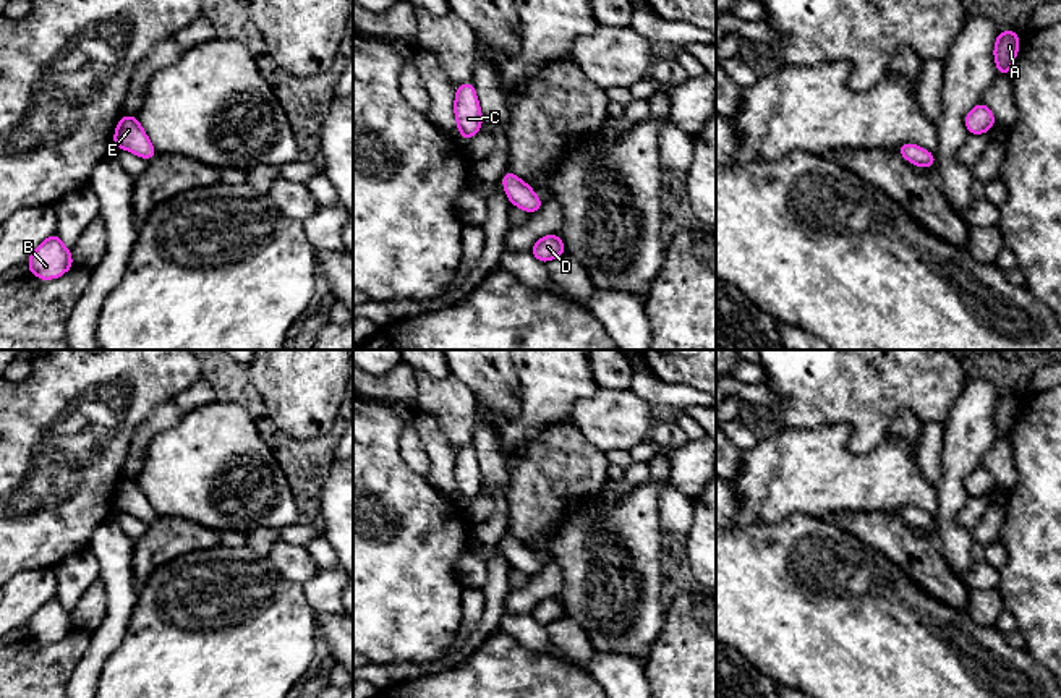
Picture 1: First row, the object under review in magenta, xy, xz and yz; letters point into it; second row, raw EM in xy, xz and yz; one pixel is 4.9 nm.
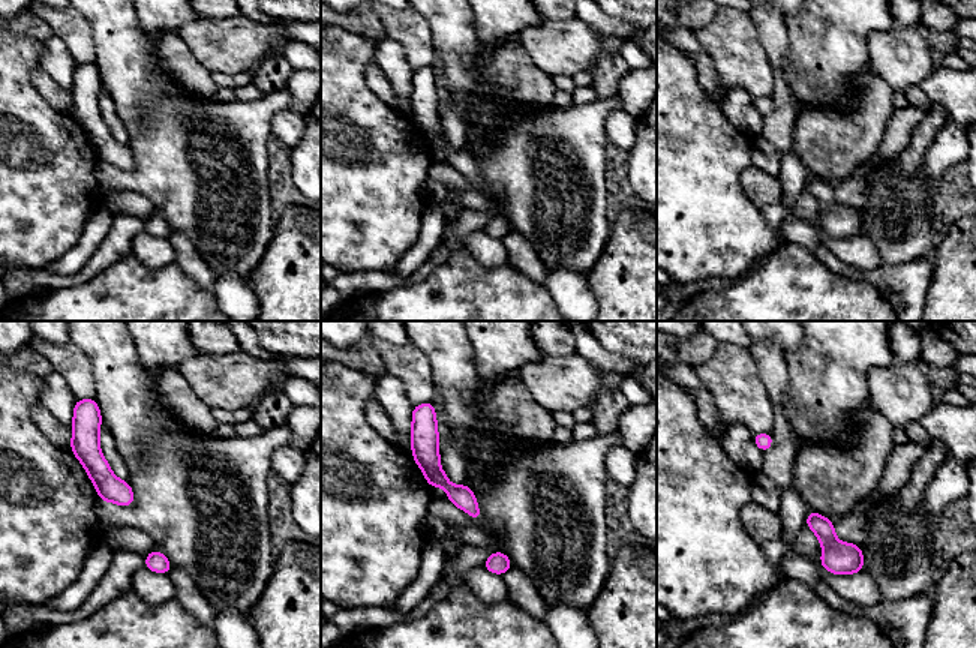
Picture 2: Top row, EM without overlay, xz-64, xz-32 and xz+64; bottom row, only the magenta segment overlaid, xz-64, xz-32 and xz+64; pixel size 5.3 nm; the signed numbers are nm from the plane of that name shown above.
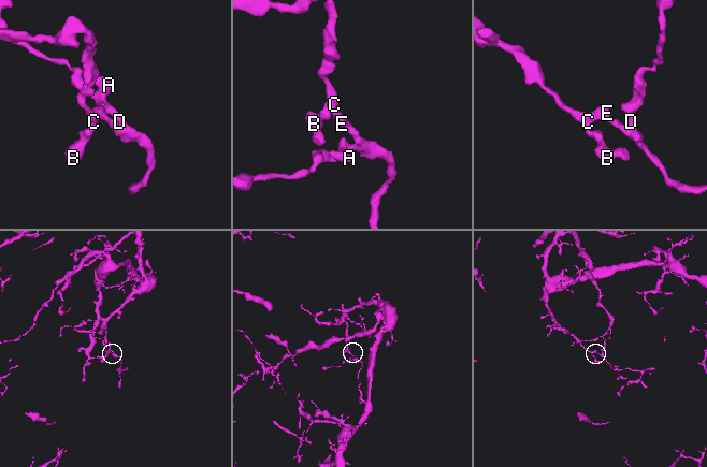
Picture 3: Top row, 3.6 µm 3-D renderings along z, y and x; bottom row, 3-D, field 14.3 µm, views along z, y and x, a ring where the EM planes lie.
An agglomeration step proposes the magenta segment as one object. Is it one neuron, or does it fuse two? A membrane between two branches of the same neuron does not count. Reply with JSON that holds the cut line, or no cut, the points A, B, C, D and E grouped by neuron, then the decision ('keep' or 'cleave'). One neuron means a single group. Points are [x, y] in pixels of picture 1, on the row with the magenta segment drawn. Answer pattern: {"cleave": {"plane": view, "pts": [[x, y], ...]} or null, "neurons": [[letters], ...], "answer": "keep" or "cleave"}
{"cleave": null, "neurons": [["A", "B", "C", "D", "E"]], "answer": "keep"}

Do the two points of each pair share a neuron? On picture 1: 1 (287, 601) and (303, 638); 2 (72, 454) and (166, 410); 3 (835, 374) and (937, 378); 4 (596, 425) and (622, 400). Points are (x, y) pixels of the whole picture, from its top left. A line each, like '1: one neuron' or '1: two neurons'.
1: one neuron
2: two neurons
3: one neuron
4: one neuron

